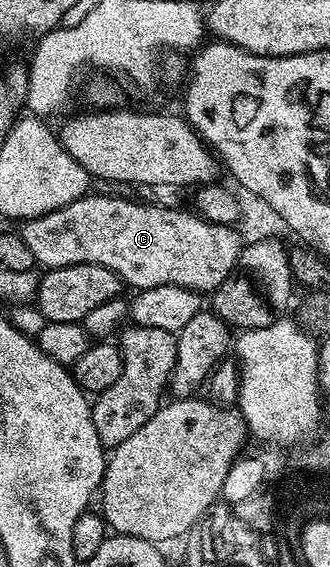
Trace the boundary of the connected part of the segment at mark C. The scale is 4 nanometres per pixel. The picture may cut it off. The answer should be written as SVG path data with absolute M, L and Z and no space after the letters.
M93 196L80 197L77 201L67 203L67 207L31 219L20 226L23 243L31 247L31 255L35 255L38 266L50 270L73 264L99 264L121 277L126 286L134 285L132 288L137 291L174 285L193 289L202 295L212 294L238 268L243 240L232 225L204 221L193 211L184 213L181 209L144 205L141 201L128 201L125 197Z

